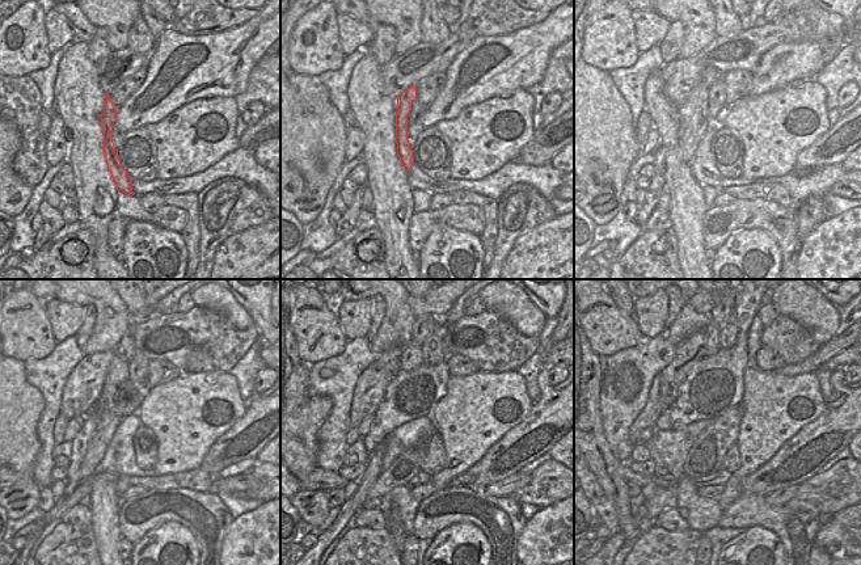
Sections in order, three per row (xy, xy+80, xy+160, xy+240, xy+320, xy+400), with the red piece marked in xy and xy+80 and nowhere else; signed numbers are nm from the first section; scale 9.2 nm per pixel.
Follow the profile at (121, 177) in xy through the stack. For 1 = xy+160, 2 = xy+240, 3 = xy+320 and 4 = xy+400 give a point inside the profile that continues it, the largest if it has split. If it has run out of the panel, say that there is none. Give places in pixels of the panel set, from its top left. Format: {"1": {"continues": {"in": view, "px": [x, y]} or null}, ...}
{"1": {"continues": {"in": "xy+160", "px": [712, 74]}}, "2": {"continues": {"in": "xy+240", "px": [125, 350]}}, "3": {"continues": {"in": "xy+320", "px": [425, 324]}}, "4": {"continues": {"in": "xy+400", "px": [721, 312]}}}

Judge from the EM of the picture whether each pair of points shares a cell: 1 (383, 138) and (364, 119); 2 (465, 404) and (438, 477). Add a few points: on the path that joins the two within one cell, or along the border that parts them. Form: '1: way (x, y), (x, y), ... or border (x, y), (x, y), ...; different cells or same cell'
1: way (379, 134), (368, 123); same cell
2: way (465, 424), (465, 445), (461, 462), (458, 466); same cell

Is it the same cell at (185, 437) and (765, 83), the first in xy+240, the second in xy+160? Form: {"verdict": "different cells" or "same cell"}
{"verdict": "different cells"}

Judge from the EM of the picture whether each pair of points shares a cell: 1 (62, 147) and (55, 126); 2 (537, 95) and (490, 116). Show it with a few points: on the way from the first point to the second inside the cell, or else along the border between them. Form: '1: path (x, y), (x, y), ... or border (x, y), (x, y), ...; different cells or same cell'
1: path (60, 142), (57, 138), (57, 131); same cell
2: border (526, 89), (532, 97), (532, 109), (535, 112); different cells

